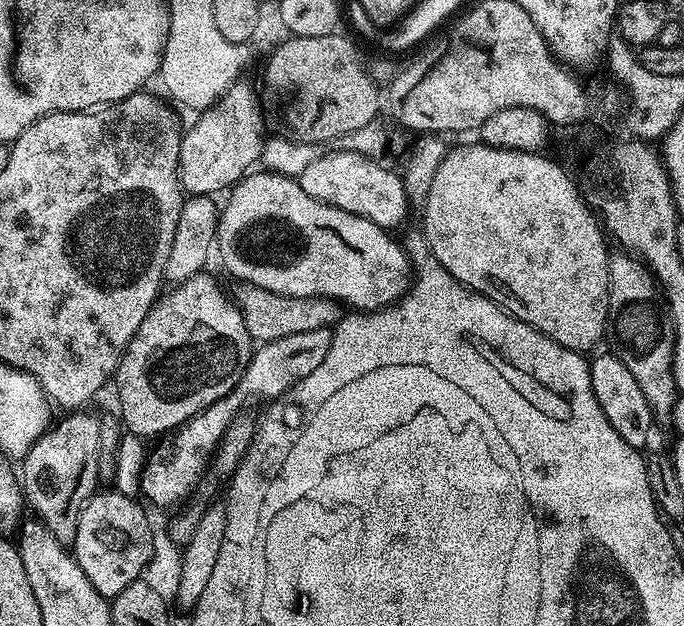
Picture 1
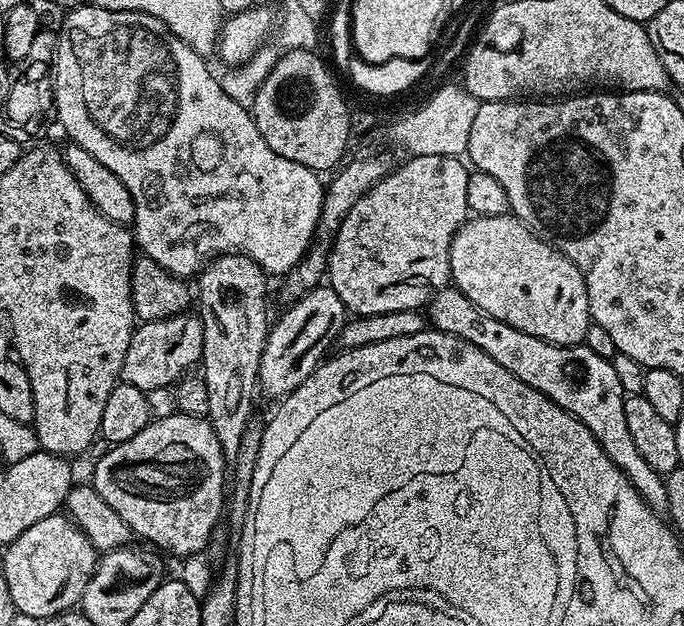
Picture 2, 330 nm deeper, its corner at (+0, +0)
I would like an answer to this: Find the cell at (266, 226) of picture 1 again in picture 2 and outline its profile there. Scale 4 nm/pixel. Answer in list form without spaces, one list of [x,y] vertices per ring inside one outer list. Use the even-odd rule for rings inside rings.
[[[455,286],[437,291],[427,305],[426,316],[435,331],[457,336],[478,346],[478,350],[490,354],[498,366],[510,370],[514,378],[546,394],[546,398],[562,406],[562,410],[578,418],[578,422],[586,425],[594,438],[598,438],[610,462],[624,471],[640,497],[654,511],[666,513],[665,477],[654,471],[646,463],[646,458],[638,454],[638,446],[634,446],[634,438],[626,426],[626,394],[622,390],[622,382],[618,382],[618,374],[614,374],[614,366],[609,357],[594,354],[594,350],[590,350],[585,343],[551,344],[542,338],[534,338],[534,334],[522,334],[522,330],[514,330],[514,326],[506,326],[506,322],[498,322],[498,318],[486,314],[482,306],[474,306],[474,302],[470,302],[470,298],[466,298],[466,294],[462,294]]]

